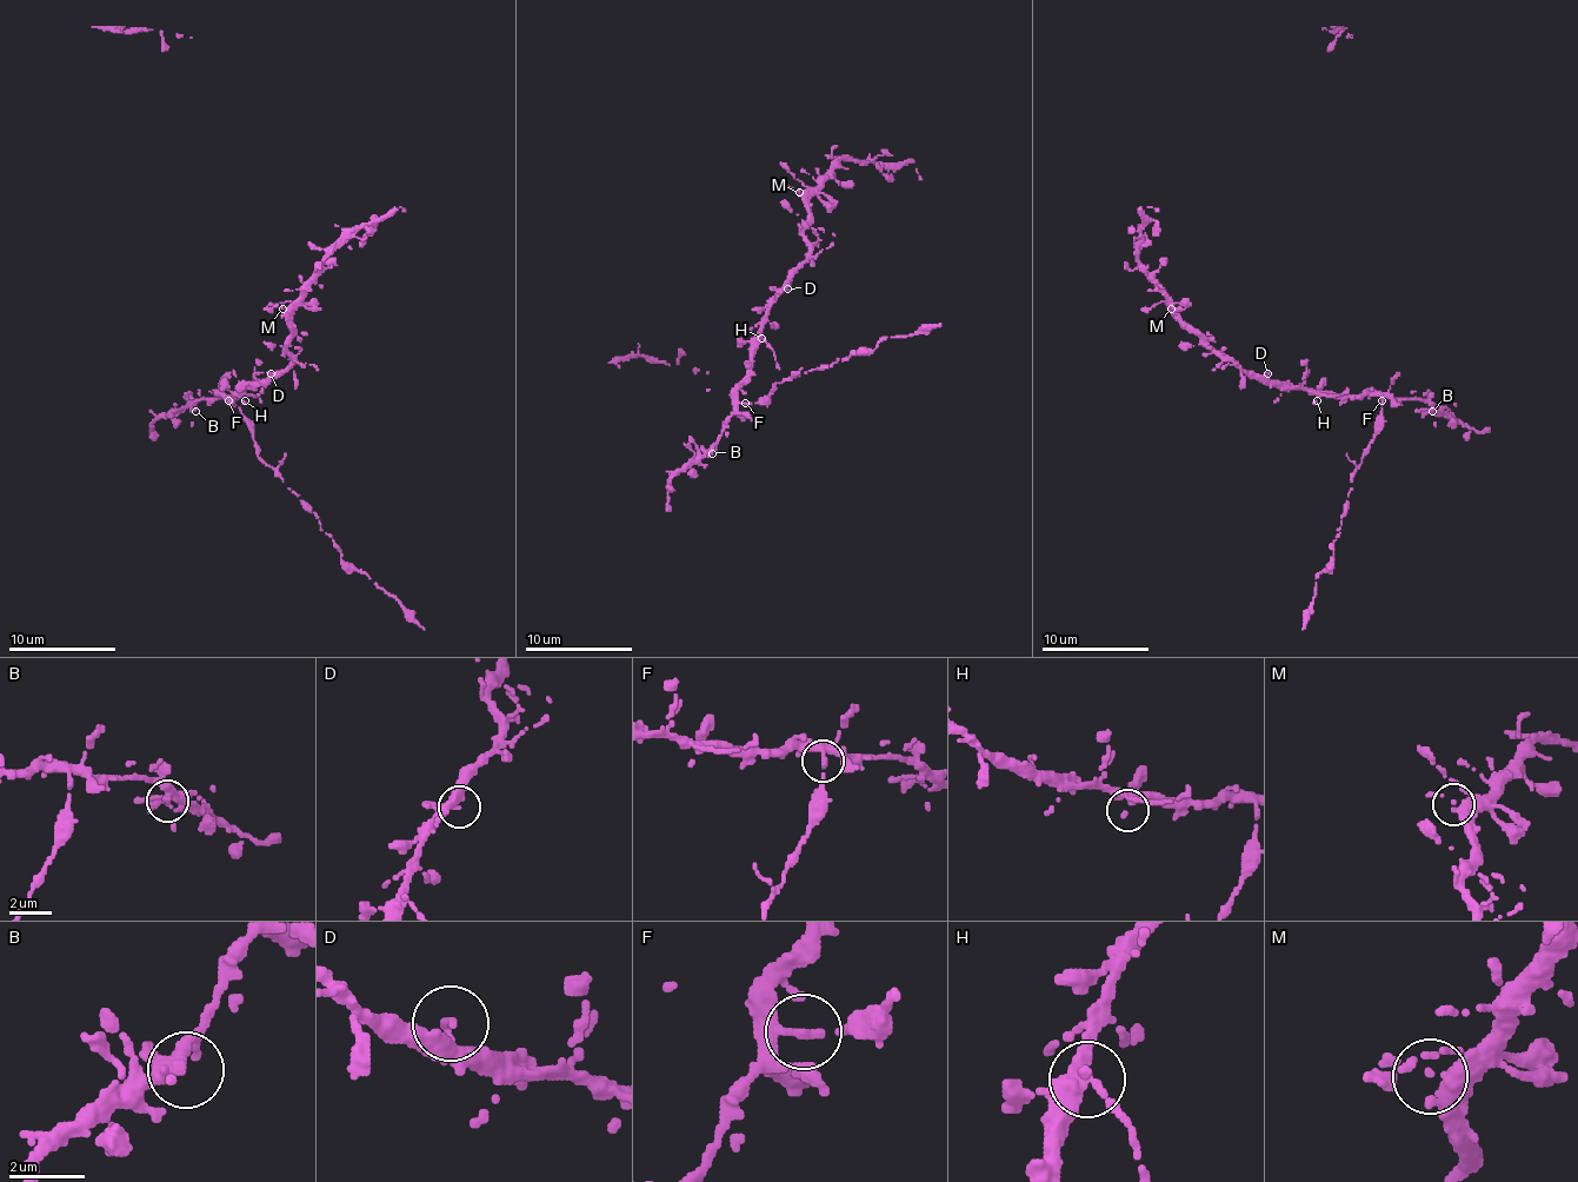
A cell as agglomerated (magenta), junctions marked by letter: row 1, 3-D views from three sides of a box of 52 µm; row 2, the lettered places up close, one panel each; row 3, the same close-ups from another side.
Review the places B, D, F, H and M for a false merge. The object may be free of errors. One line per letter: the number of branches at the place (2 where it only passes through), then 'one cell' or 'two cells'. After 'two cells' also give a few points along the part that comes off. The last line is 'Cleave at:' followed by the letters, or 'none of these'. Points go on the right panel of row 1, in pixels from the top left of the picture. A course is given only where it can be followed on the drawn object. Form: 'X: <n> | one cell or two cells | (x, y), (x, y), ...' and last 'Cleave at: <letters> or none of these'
B: 2 | one cell
D: 2 | one cell
F: 2 | two cells | (1380, 400), (1380, 424), (1355, 470), (1340, 532), (1332, 540), (1332, 564), (1317, 578), (1317, 593), (1303, 629)
H: 2 | one cell
M: 2 | one cell
Cleave at: F

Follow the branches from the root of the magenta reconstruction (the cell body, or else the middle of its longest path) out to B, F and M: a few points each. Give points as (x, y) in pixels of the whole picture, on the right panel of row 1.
B: (1211, 349), (1227, 354), (1244, 371), (1279, 382), (1284, 386), (1336, 394), (1422, 397), (1432, 411)
F: (1211, 349), (1227, 354), (1244, 371), (1279, 382), (1284, 386), (1336, 394), (1378, 394), (1380, 400)
M: (1211, 349), (1171, 309)

